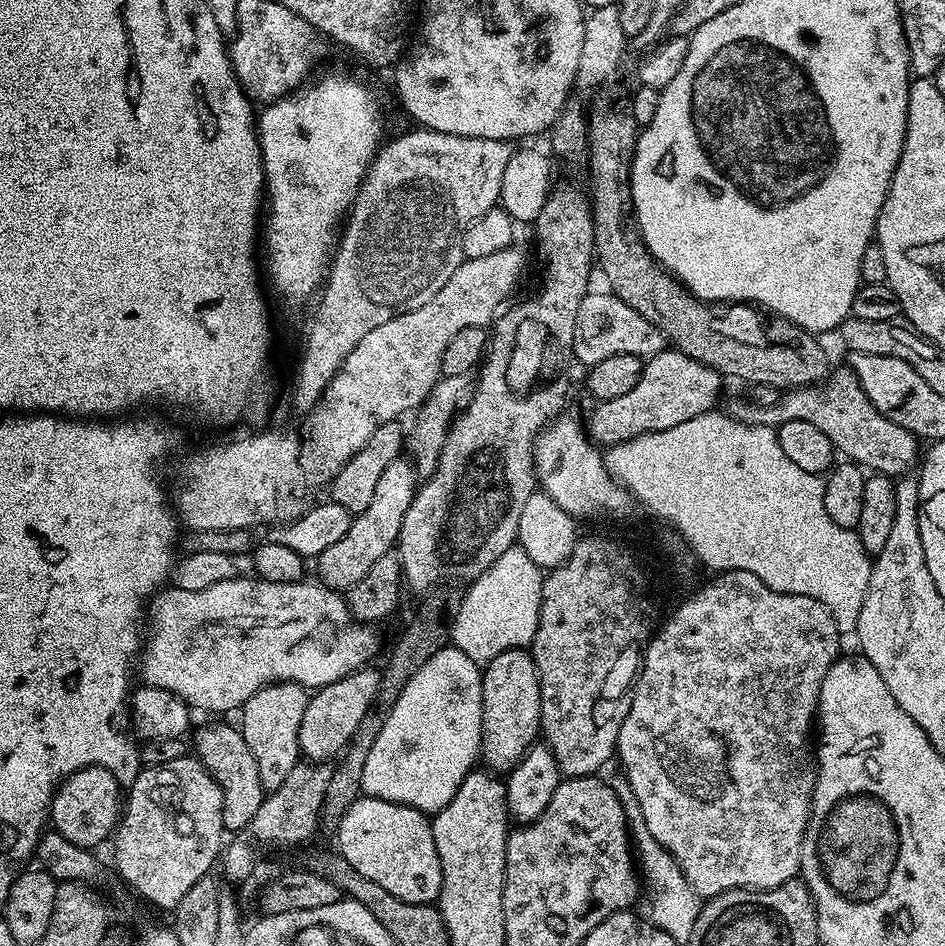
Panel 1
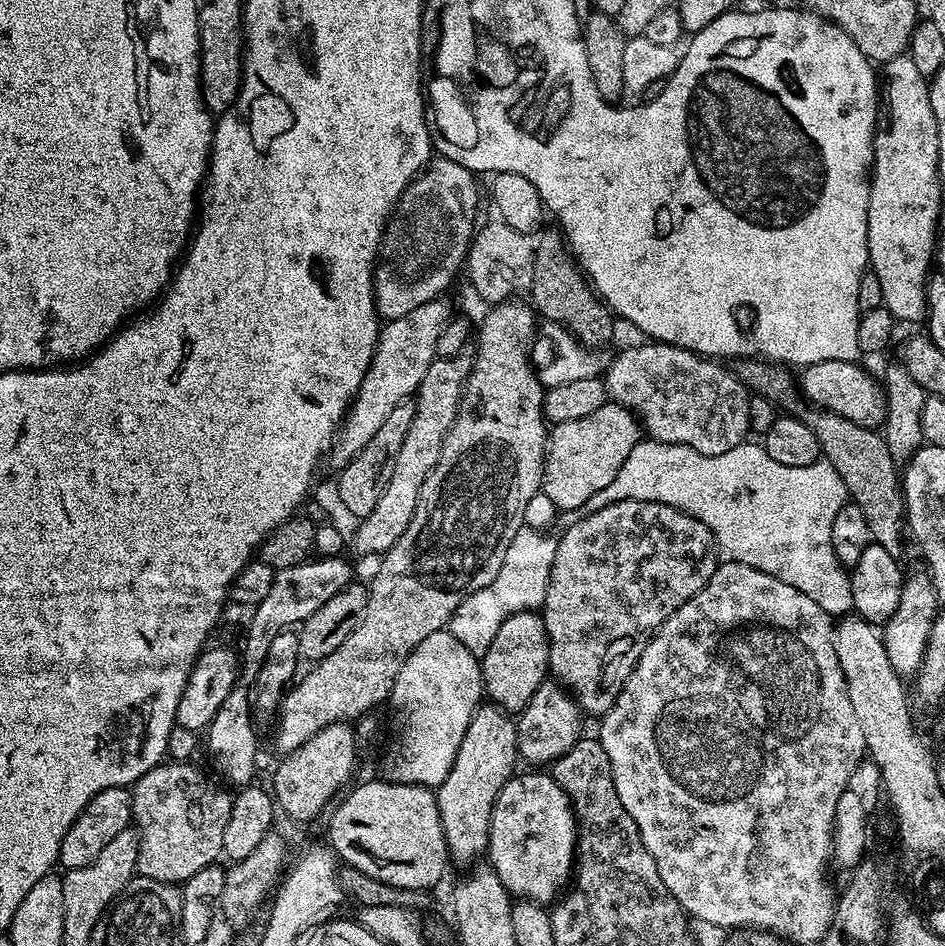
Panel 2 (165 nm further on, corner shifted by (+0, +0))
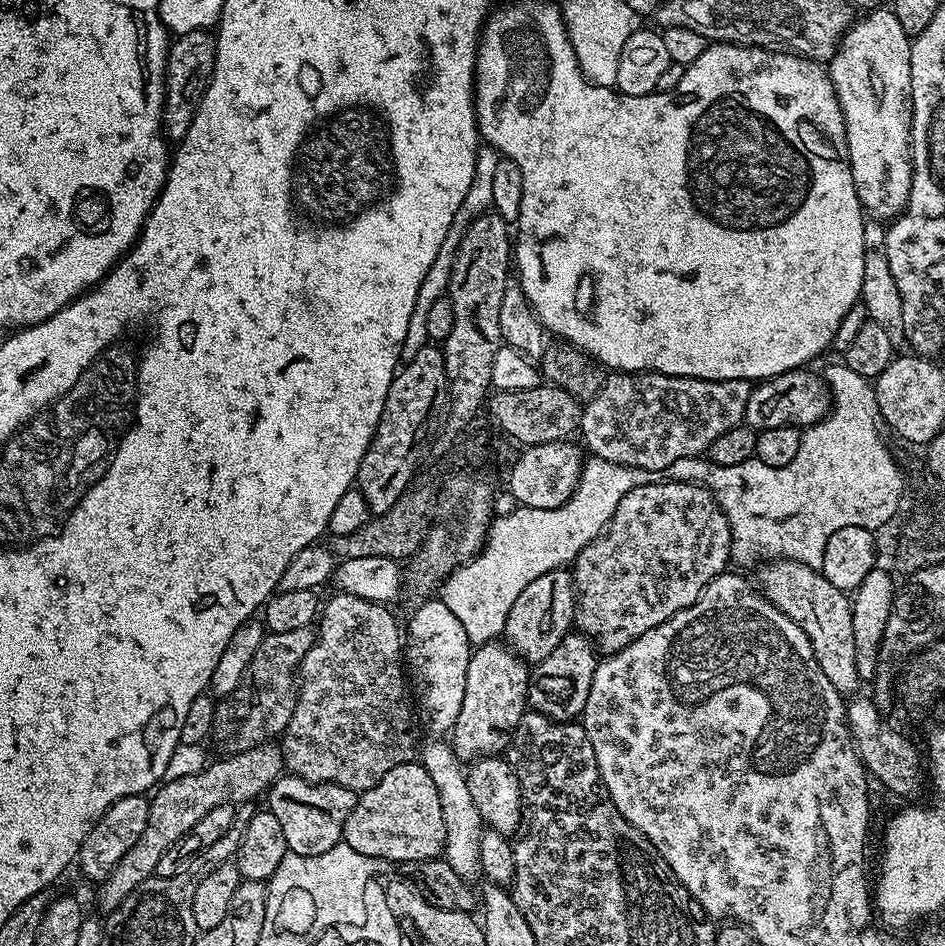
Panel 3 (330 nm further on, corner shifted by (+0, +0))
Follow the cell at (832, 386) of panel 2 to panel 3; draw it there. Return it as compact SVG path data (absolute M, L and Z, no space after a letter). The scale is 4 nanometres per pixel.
M796 368L792 372L783 372L757 383L746 402L744 423L759 434L778 426L792 426L803 430L824 419L832 406L832 393L817 373L815 376L808 371L812 370Z

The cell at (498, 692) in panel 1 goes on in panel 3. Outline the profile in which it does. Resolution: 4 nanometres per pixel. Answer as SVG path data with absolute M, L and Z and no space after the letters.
M567 567L555 568L542 578L534 578L522 594L510 606L510 614L506 618L503 639L509 648L521 660L534 666L542 662L573 631L576 618L576 584L572 581L572 573Z

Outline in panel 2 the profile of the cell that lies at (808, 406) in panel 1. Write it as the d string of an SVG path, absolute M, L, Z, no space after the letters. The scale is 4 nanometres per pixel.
M640 342L633 348L624 348L617 356L611 357L604 385L608 387L608 398L613 404L628 408L640 421L643 431L649 437L663 444L685 444L698 454L713 456L726 454L734 446L745 443L749 435L748 419L750 418L749 389L735 371L727 372L723 363L712 358L697 356L695 352L679 348L673 344L659 342Z

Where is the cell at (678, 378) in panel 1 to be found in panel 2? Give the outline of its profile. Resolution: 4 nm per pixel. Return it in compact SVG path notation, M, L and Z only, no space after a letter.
M611 402L598 406L586 418L551 425L548 446L544 454L542 492L561 513L583 509L598 494L614 482L614 474L630 458L630 450L642 439L642 425L628 408Z

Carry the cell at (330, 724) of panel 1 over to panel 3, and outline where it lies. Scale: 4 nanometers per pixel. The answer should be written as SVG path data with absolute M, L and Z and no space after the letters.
M281 774L266 793L267 811L278 818L289 852L313 856L326 854L344 839L344 823L356 805L357 793L337 784L315 784L300 776Z

